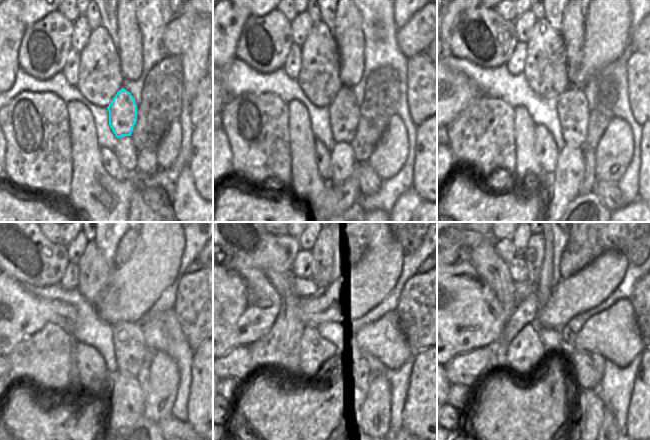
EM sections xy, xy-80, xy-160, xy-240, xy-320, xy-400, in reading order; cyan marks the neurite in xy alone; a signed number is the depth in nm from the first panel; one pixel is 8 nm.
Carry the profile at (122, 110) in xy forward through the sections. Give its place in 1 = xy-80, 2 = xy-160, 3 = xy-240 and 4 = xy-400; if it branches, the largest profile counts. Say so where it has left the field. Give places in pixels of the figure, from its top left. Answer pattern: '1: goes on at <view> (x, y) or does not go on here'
1: goes on at xy-80 (345, 110)
2: goes on at xy-160 (572, 107)
3: goes on at xy-240 (128, 340)
4: goes on at xy-400 (581, 368)

